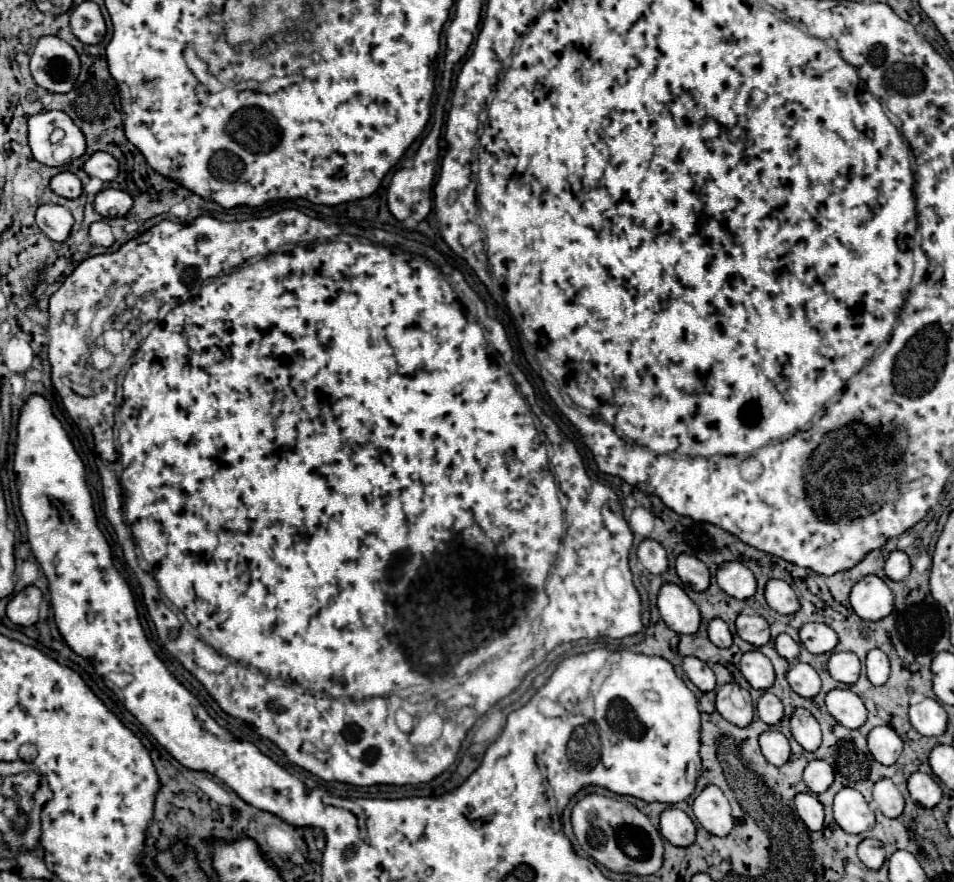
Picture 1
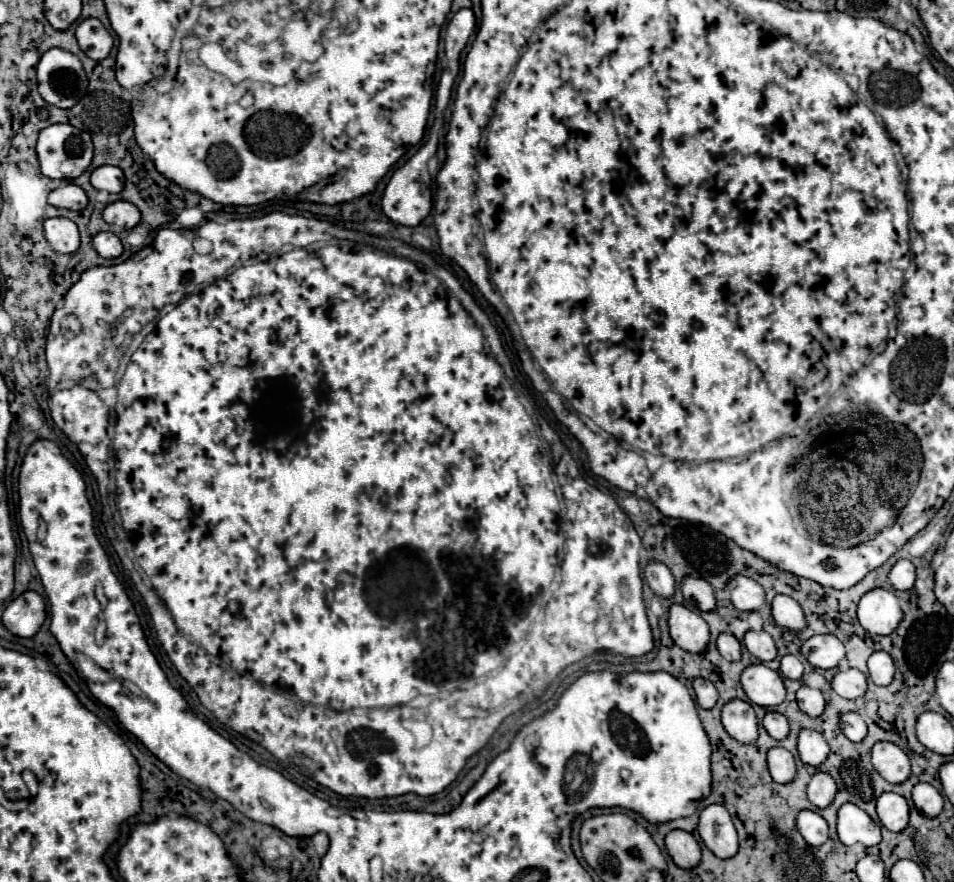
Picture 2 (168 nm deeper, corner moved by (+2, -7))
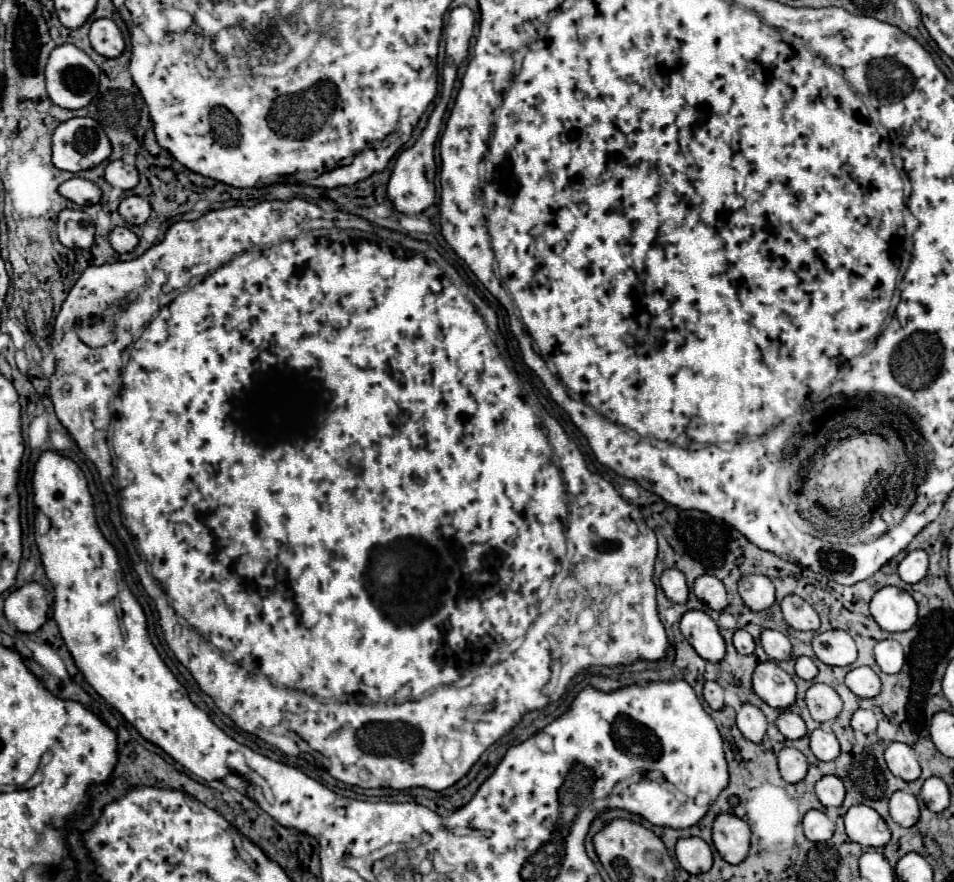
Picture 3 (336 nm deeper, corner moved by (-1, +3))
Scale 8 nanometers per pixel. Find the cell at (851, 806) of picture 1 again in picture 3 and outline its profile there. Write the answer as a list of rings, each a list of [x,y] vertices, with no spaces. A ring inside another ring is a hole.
[[[862,804],[852,806],[844,816],[844,824],[848,838],[862,846],[882,848],[890,842],[890,830],[884,818],[868,806]]]

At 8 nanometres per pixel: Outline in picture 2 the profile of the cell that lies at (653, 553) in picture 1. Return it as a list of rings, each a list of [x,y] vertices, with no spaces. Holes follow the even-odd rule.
[[[653,560],[653,564],[647,564],[645,580],[657,596],[671,598],[671,594],[675,590],[675,580],[673,580],[673,574],[669,572],[669,568],[665,568],[665,564],[657,564],[657,560]]]

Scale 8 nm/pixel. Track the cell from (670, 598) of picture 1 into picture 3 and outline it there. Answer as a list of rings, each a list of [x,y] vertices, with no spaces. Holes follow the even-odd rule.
[[[690,610],[680,620],[680,630],[690,646],[708,662],[720,662],[726,654],[726,642],[716,626],[716,622],[698,610]]]

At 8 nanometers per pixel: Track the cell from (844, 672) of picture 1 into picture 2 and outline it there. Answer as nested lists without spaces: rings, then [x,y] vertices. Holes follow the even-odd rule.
[[[847,668],[847,670],[839,670],[833,680],[831,680],[833,690],[843,696],[843,698],[859,698],[865,694],[867,690],[867,678],[863,672],[859,672],[857,668]]]

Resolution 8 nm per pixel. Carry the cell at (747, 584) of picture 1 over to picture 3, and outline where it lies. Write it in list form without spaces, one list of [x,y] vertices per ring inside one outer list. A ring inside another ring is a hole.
[[[758,574],[744,576],[738,584],[738,592],[744,604],[754,612],[768,610],[776,602],[774,584],[766,576],[758,576]]]

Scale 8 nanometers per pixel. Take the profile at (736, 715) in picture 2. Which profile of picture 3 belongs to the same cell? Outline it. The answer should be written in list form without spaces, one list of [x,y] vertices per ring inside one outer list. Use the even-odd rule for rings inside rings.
[[[742,704],[738,708],[736,724],[738,724],[740,732],[744,734],[744,738],[748,738],[750,742],[756,742],[756,744],[762,742],[766,728],[768,728],[768,722],[766,722],[762,710],[752,706],[752,704]]]

